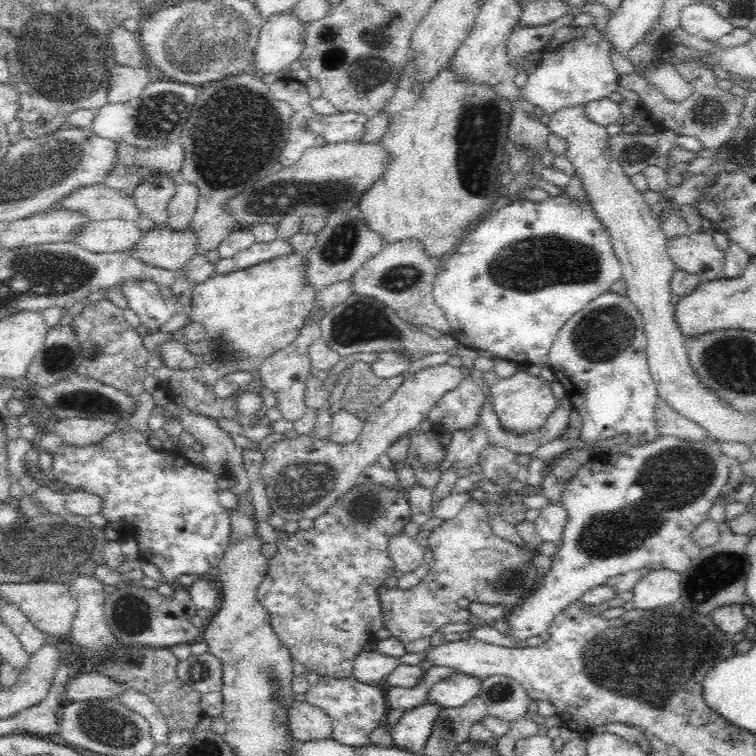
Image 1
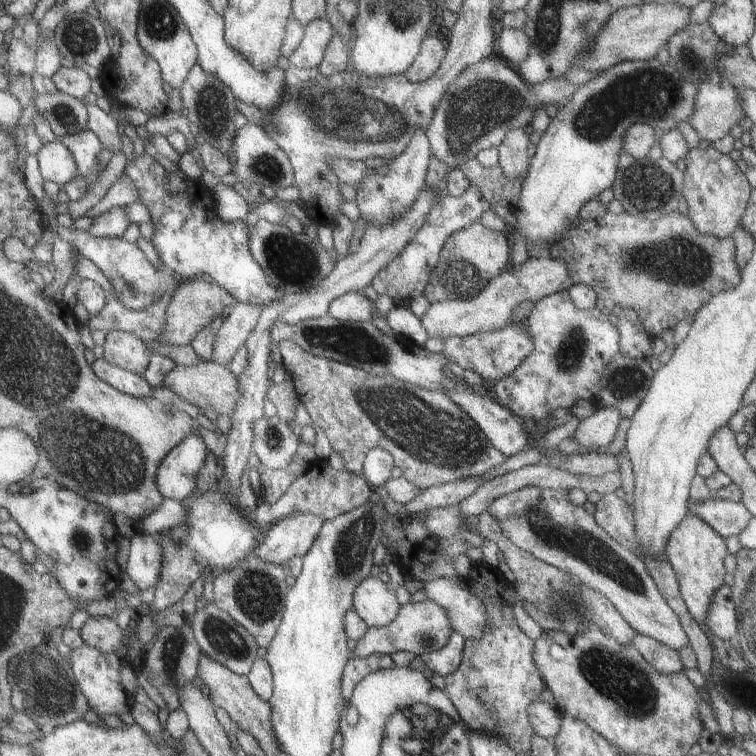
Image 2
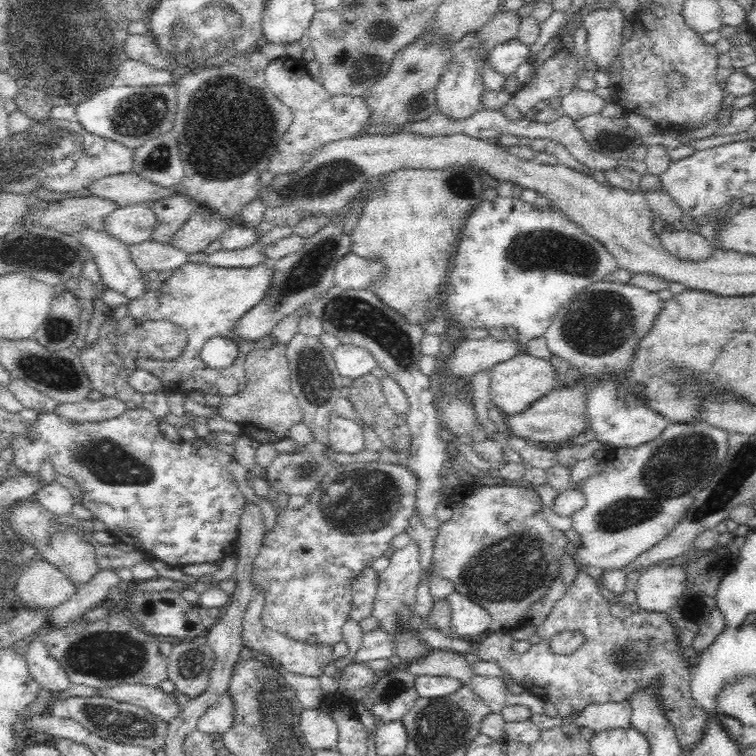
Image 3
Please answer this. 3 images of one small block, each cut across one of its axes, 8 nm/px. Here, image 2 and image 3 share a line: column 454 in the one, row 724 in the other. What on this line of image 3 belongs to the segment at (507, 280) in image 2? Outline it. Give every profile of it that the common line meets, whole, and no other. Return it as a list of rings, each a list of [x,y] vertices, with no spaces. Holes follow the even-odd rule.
[[[303,709],[301,712],[301,729],[304,742],[315,751],[336,749],[338,727],[336,721],[318,709]]]

